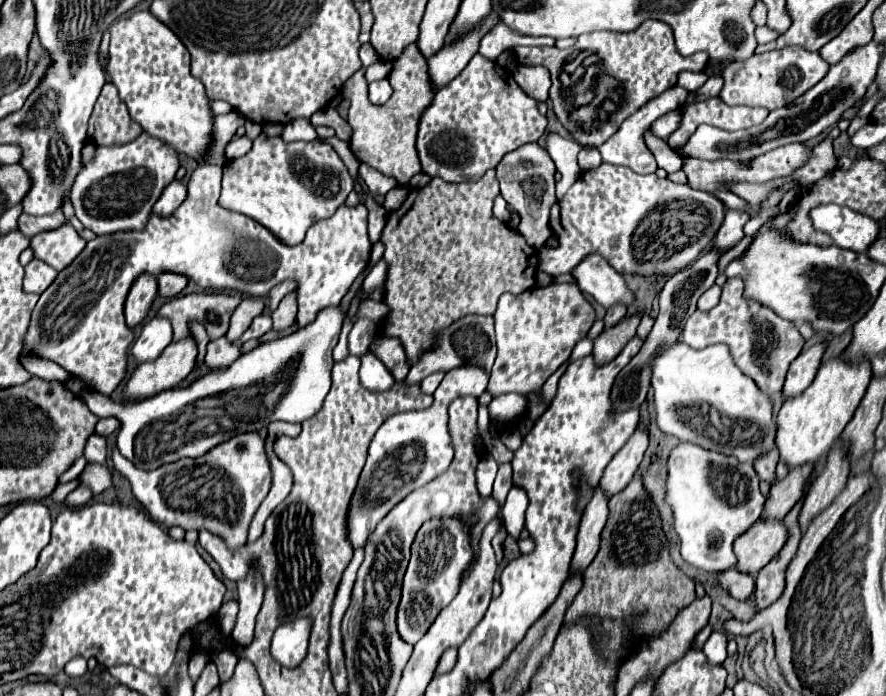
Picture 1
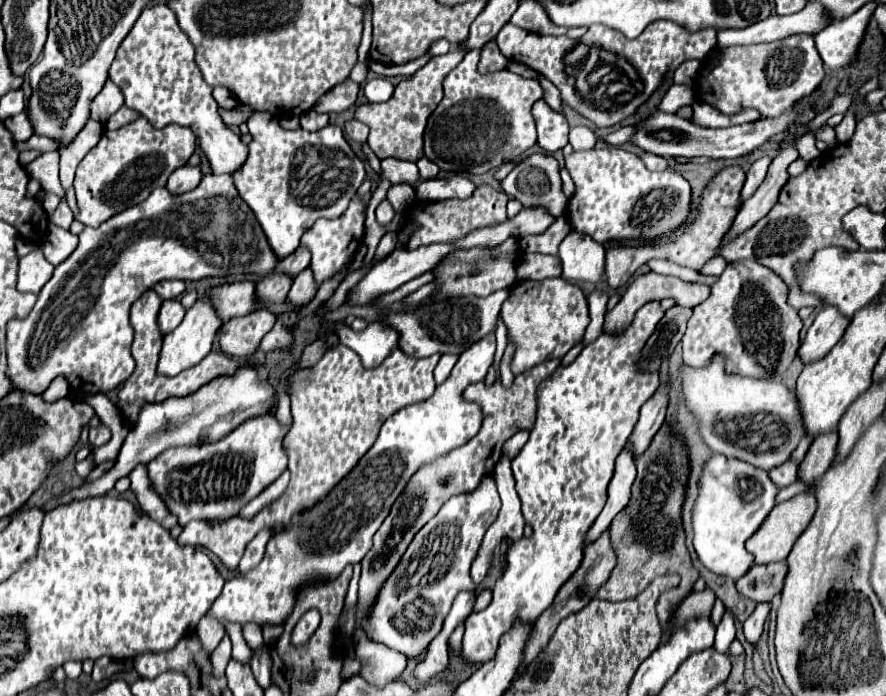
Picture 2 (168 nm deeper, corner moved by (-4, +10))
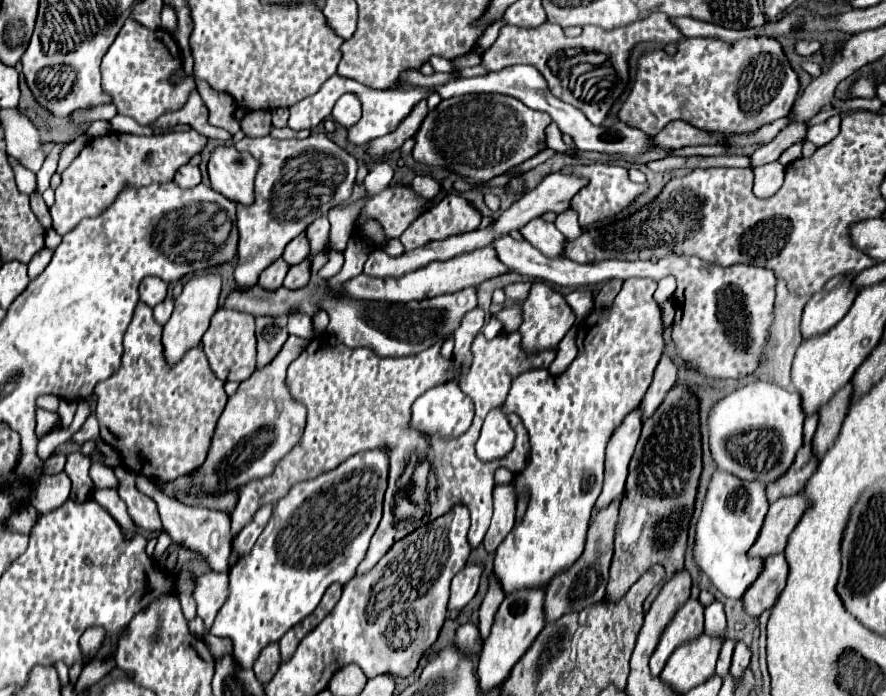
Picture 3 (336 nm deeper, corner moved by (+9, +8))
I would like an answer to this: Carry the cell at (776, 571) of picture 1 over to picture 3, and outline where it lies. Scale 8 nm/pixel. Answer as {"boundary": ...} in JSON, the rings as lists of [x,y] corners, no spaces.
{"boundary":[[[738,640],[736,642],[736,648],[734,648],[734,656],[732,656],[730,674],[734,678],[740,678],[742,676],[742,670],[748,666],[748,662],[750,662],[750,650],[748,650],[748,646],[742,640]]]}

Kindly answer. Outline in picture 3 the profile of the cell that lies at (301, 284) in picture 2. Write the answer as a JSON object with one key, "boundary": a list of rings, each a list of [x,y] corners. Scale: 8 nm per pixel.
{"boundary":[[[304,260],[296,266],[290,266],[290,270],[284,278],[284,286],[296,290],[296,288],[304,288],[308,284],[308,280],[310,280],[310,262]]]}

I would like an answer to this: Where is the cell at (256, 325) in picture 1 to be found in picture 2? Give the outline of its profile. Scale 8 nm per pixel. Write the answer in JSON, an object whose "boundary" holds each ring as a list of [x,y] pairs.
{"boundary":[[[257,310],[247,316],[231,318],[219,328],[219,344],[227,356],[249,358],[259,350],[261,338],[273,328],[275,316],[267,310]]]}

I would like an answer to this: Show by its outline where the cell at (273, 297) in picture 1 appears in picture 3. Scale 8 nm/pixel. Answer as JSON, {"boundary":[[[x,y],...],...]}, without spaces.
{"boundary":[[[302,232],[302,236],[296,236],[296,238],[286,246],[282,258],[284,258],[290,266],[294,266],[294,264],[300,264],[300,262],[308,256],[308,252],[310,252],[310,244],[308,244],[306,234]]]}

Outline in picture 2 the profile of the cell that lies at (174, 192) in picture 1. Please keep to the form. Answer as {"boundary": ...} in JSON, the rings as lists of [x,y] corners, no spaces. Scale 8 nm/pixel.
{"boundary":[[[183,166],[181,170],[175,170],[173,176],[169,178],[167,190],[171,190],[171,194],[185,194],[195,186],[199,186],[201,176],[203,174],[199,166]]]}

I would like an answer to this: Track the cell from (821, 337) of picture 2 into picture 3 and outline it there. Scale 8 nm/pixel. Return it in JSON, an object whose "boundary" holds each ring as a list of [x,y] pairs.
{"boundary":[[[854,274],[850,276],[834,276],[834,280],[830,280],[822,292],[818,292],[818,296],[812,296],[812,300],[806,304],[804,314],[802,314],[802,324],[800,324],[800,332],[802,338],[814,338],[818,334],[826,334],[830,328],[834,328],[850,310],[856,292],[850,288],[850,280],[854,278]]]}

